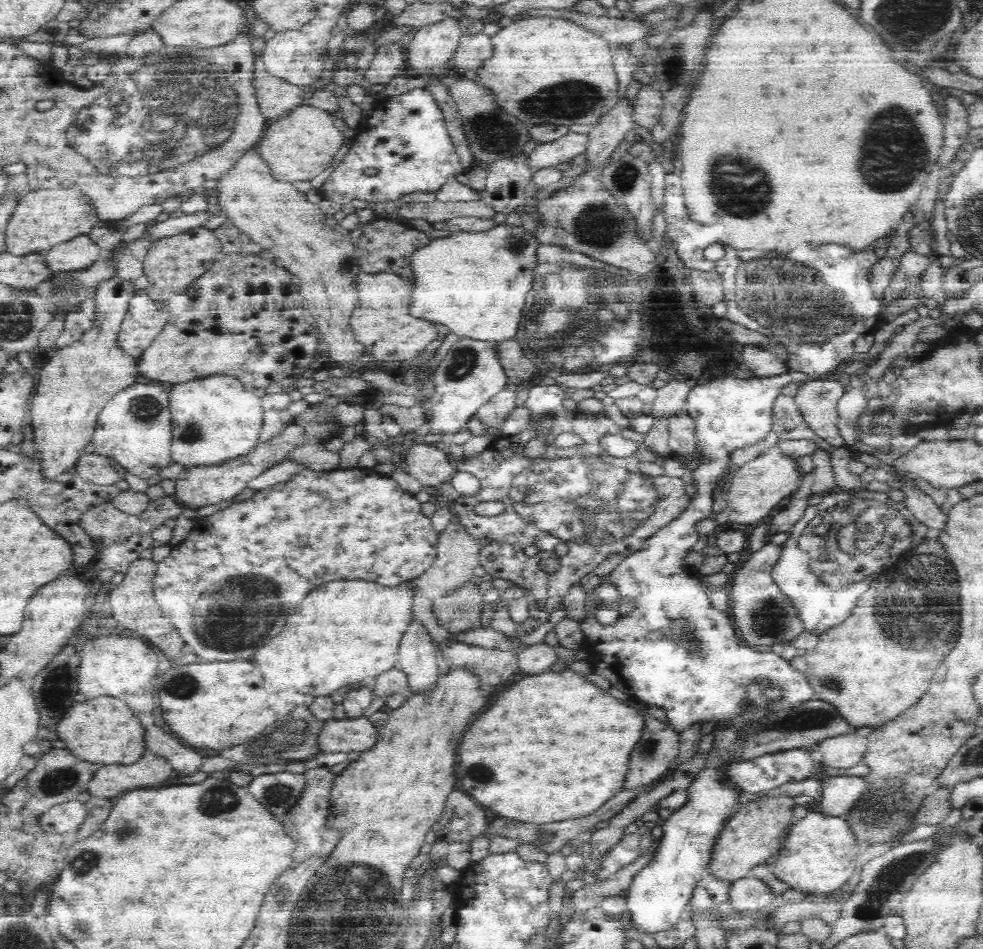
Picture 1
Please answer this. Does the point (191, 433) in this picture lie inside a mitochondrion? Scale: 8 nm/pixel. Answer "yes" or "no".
yes

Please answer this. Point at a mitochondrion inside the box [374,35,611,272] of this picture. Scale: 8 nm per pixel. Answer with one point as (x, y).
(572, 100)

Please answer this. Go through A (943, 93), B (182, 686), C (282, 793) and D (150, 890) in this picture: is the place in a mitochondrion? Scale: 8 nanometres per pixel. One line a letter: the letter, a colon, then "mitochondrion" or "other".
A: other
B: mitochondrion
C: mitochondrion
D: other

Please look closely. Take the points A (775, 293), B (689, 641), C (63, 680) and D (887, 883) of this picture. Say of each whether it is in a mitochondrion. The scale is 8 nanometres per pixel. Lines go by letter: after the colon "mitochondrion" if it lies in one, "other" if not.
A: mitochondrion
B: mitochondrion
C: mitochondrion
D: mitochondrion

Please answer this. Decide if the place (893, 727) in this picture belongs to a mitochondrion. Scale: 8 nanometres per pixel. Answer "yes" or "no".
no

